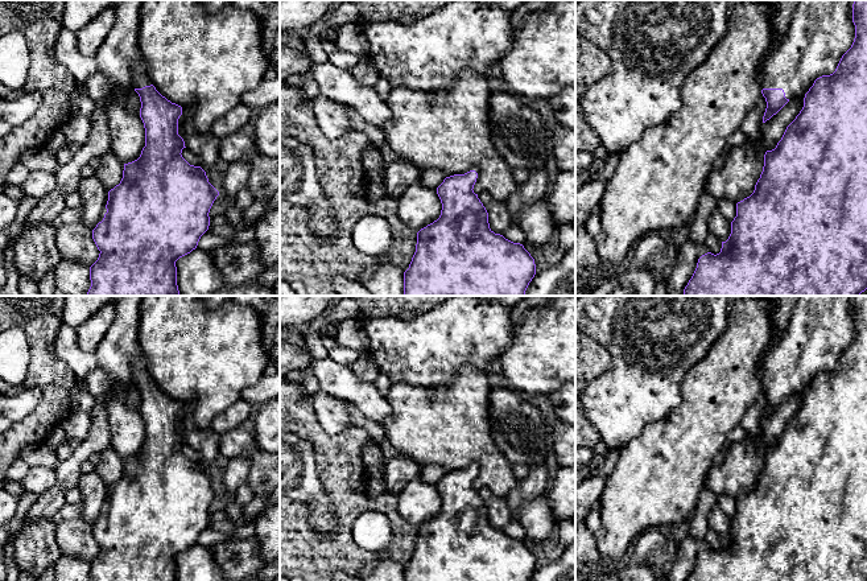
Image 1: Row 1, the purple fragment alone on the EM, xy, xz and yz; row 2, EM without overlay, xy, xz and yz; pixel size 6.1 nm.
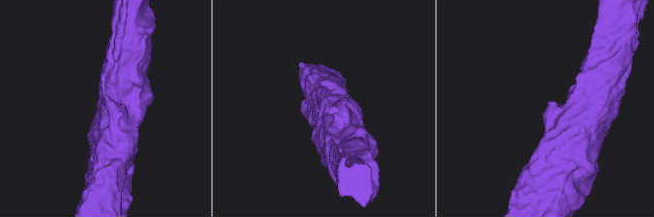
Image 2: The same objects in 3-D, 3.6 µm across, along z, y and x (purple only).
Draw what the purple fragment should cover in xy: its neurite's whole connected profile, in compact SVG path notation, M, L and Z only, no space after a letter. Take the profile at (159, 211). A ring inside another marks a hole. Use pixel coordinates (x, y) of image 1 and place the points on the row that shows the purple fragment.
M143 57L132 66L135 91L140 96L140 118L145 128L145 147L137 160L124 164L123 178L108 191L107 213L92 230L92 239L100 251L90 267L91 287L86 296L181 296L177 285L176 261L197 248L210 226L210 209L219 191L209 182L201 166L190 165L182 157L183 139L178 135L182 107L162 96L152 85Z

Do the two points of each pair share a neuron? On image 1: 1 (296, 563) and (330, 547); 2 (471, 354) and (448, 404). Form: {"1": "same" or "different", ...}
{"1": "same", "2": "different"}

